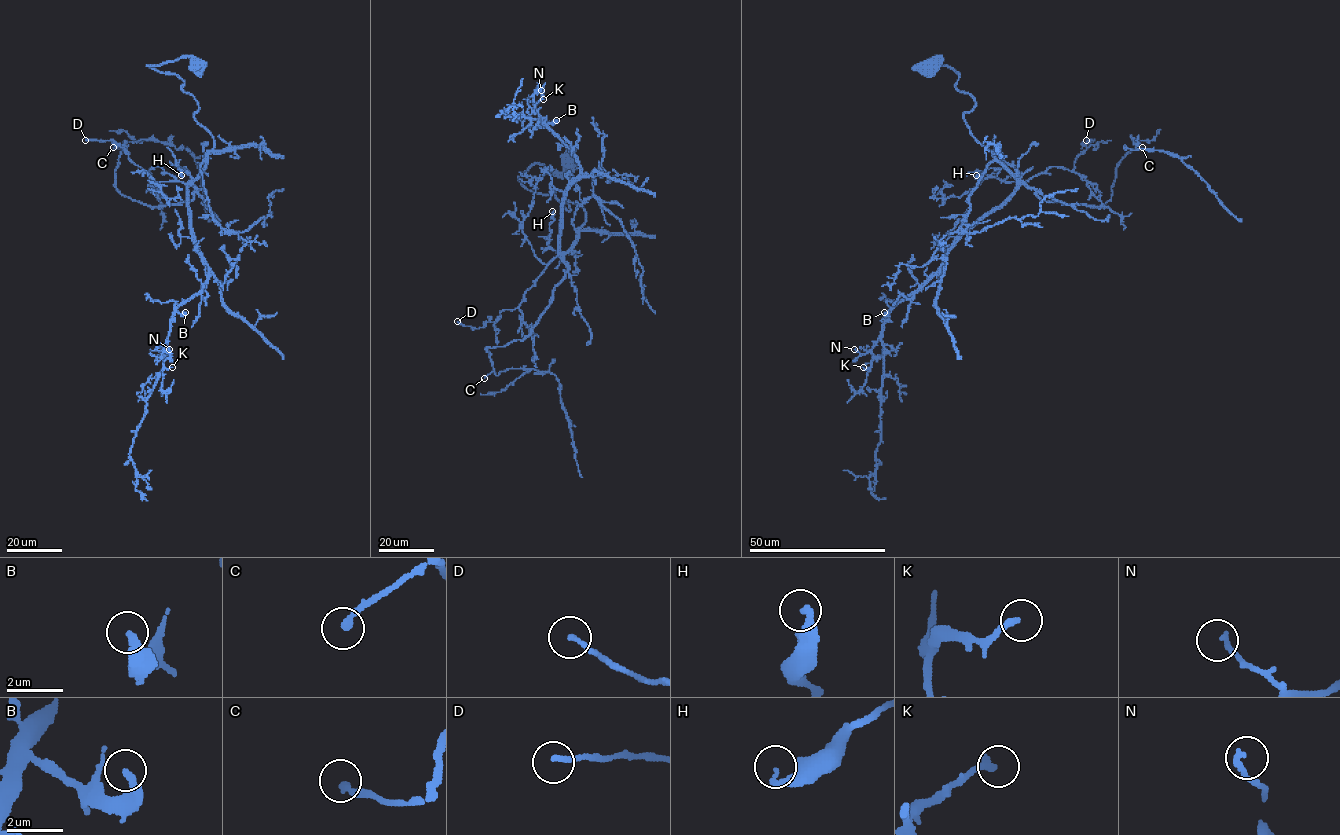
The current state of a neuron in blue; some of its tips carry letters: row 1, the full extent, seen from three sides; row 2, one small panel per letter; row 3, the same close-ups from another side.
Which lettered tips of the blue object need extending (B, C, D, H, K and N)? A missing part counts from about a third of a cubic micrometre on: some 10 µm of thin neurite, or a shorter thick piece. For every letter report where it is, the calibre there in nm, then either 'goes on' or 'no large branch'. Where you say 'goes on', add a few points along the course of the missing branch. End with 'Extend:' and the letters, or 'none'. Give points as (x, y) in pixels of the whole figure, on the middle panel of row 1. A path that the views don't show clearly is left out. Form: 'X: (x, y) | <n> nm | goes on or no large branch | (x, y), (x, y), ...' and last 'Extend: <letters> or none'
B: (556, 120) | 320 nm | goes on
C: (484, 378) | 240 nm | goes on
D: (457, 321) | 180 nm | goes on | (457, 321), (434, 310)
H: (552, 211) | 240 nm | no large branch
K: (543, 99) | 240 nm | no large branch
N: (541, 90) | 180 nm | no large branch
Extend: B, C, D

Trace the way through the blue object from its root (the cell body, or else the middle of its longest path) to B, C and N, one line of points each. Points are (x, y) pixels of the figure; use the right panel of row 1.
B: (926, 64), (937, 56), (928, 63), (959, 74), (955, 88), (974, 101), (963, 119), (1016, 186), (884, 312)
C: (926, 64), (959, 74), (971, 134), (1045, 200), (1103, 207), (1142, 147)
N: (926, 64), (959, 74), (974, 101), (963, 119), (1016, 186), (854, 349)

